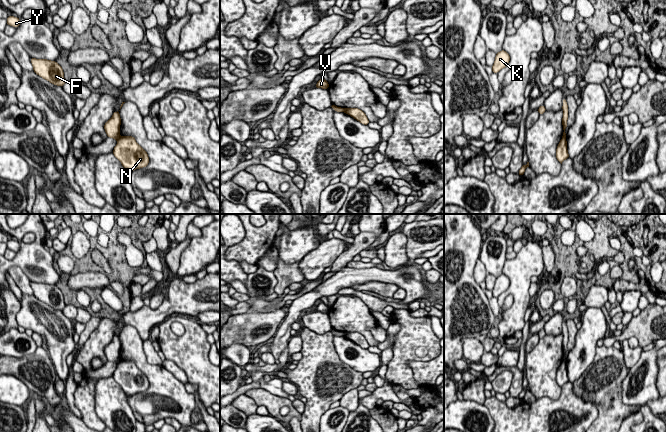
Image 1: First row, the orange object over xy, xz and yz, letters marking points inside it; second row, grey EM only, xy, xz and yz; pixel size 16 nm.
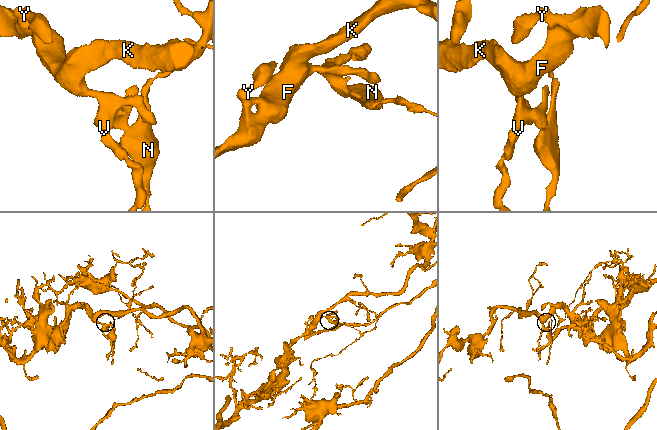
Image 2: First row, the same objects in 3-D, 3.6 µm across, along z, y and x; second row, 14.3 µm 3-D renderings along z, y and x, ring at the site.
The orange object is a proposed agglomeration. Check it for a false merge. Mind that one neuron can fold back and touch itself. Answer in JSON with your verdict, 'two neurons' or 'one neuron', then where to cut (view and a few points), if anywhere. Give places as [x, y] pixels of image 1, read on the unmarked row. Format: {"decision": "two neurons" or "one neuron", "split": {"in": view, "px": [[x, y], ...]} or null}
{"decision": "two neurons", "split": {"in": "xy", "px": [[121, 360], [117, 364]]}}

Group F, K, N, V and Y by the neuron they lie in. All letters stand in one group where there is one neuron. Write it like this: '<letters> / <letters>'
F K V Y / N

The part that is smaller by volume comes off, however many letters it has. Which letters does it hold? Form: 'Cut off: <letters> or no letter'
Cut off: N

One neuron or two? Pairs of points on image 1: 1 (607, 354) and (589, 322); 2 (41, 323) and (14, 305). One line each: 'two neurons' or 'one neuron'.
1: two neurons
2: two neurons

